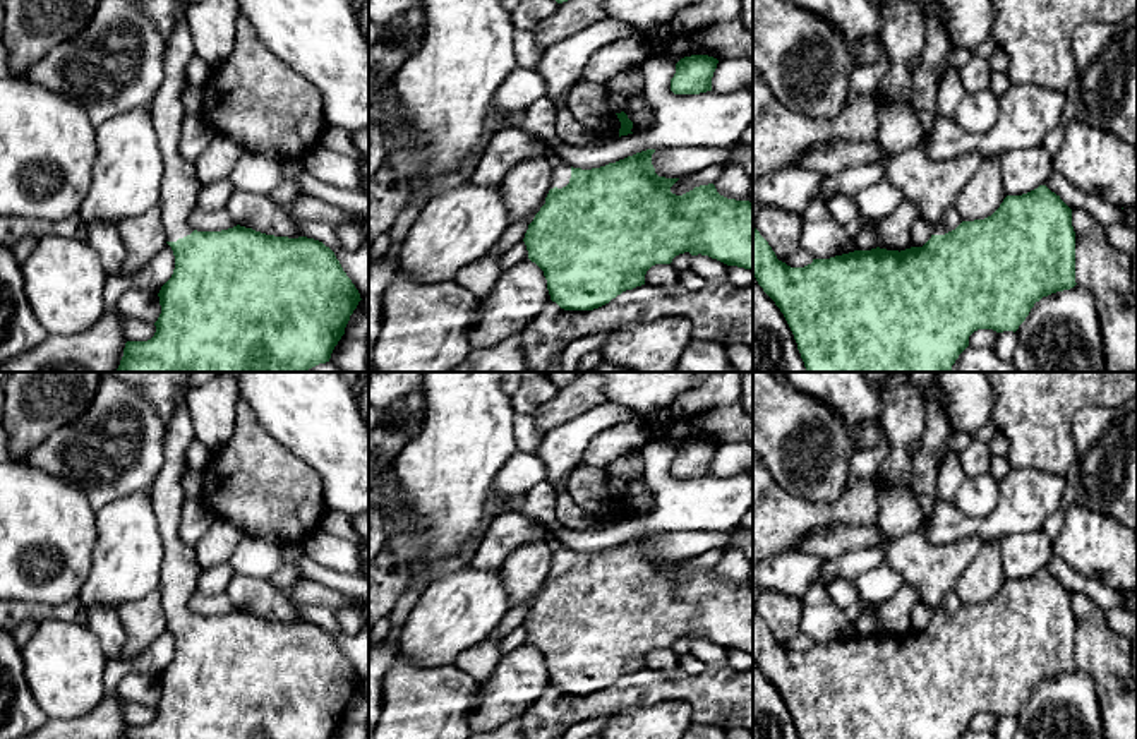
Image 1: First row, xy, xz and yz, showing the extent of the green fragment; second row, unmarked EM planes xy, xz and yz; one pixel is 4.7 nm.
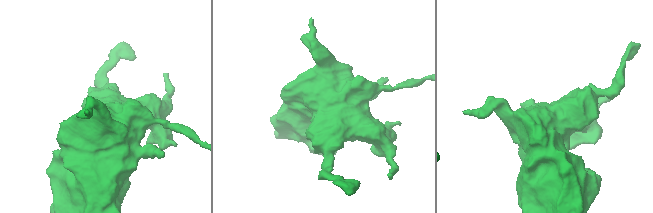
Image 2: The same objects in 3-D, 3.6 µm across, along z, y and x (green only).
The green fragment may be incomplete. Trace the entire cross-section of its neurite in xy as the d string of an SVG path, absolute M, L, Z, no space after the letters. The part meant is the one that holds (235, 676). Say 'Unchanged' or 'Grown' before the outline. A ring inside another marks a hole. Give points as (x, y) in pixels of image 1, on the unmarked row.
Grown. M178 391L165 436L165 463L149 489L163 542L158 592L175 653L158 677L161 698L154 720L127 725L123 739L331 739L362 682L329 631L314 622L274 621L240 609L221 616L189 610L202 568L196 549L178 533L187 502L187 451L196 441L187 393Z

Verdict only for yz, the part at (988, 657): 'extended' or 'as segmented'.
extended

